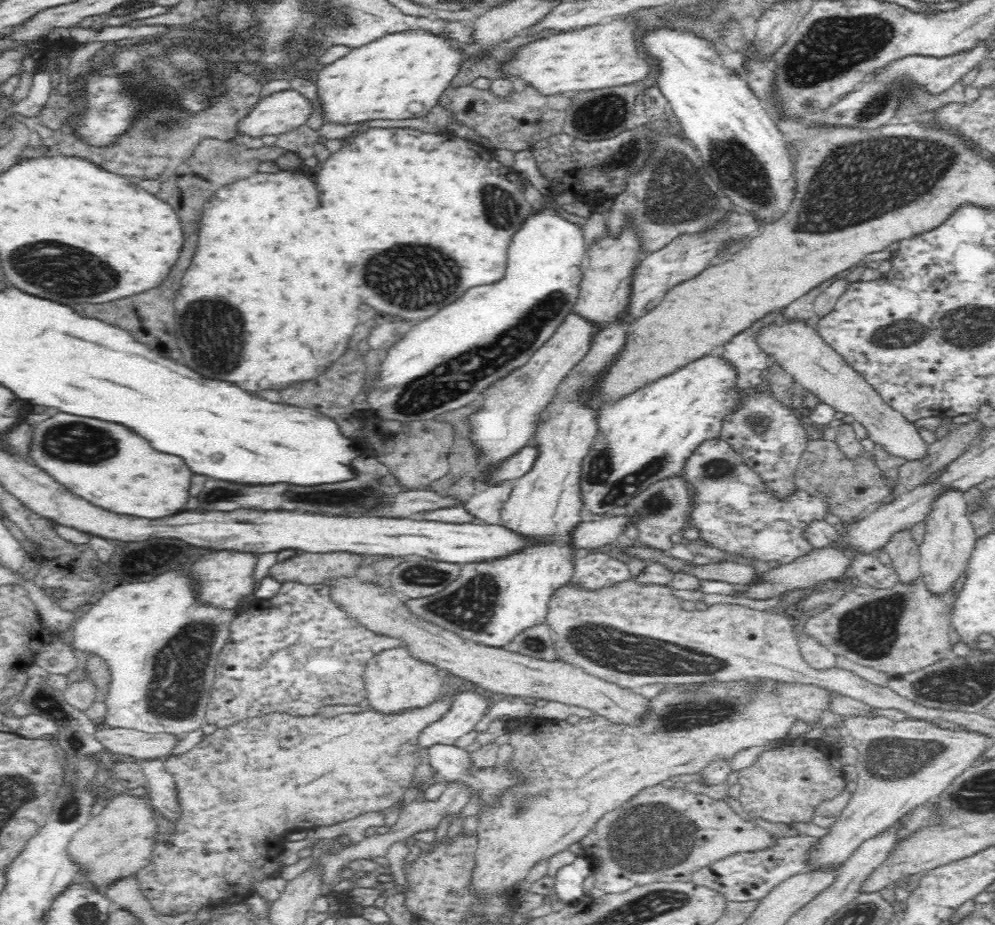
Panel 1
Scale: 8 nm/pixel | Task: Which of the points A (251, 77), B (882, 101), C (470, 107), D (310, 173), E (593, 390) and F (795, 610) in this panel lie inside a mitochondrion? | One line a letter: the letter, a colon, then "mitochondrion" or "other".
A: other
B: mitochondrion
C: other
D: other
E: other
F: other

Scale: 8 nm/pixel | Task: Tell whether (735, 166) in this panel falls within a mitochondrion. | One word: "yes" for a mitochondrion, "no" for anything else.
yes

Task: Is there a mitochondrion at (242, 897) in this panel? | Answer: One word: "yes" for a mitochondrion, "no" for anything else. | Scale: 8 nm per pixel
no

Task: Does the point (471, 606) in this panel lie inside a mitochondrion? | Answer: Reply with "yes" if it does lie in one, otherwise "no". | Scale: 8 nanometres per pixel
yes

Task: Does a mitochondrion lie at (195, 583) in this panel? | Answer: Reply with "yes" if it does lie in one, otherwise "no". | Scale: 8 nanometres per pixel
no

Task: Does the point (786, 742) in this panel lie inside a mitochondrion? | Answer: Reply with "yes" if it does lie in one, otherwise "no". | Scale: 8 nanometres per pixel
no

